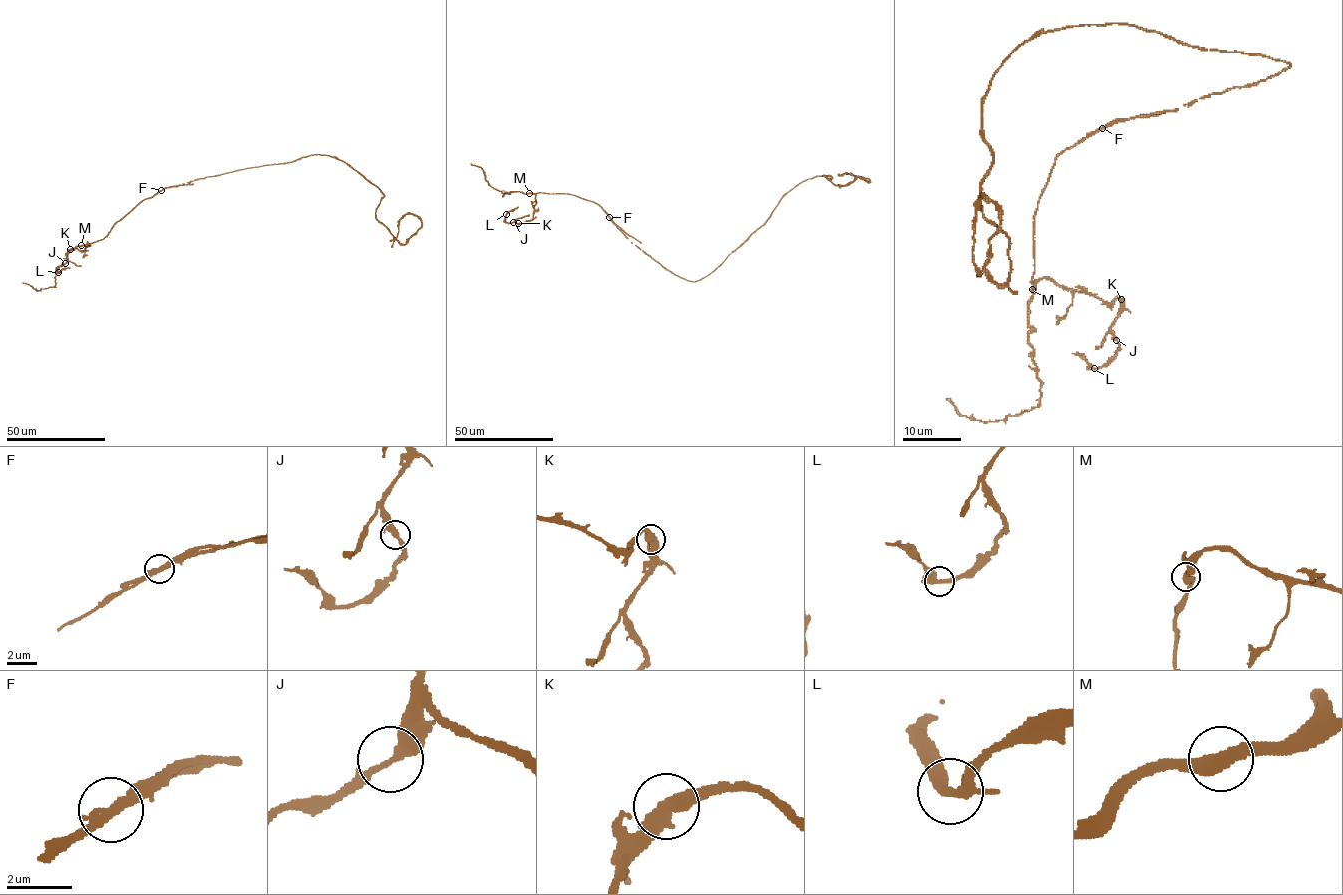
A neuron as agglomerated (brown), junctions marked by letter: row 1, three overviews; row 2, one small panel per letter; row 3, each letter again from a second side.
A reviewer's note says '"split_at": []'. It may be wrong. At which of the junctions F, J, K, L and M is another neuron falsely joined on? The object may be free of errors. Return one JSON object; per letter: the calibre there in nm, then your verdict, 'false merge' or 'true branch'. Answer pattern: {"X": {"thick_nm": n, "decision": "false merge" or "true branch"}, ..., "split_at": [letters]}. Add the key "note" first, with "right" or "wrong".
{"note": "wrong", "F": {"thick_nm": 320, "decision": "false merge"}, "J": {"thick_nm": 320, "decision": "true branch"}, "K": {"thick_nm": 480, "decision": "true branch"}, "L": {"thick_nm": 320, "decision": "true branch"}, "M": {"thick_nm": 400, "decision": "true branch"}, "split_at": ["F"]}

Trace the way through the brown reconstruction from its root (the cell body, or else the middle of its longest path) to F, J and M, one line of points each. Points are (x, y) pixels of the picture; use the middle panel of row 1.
F: (702, 278), (689, 281), (666, 270), (640, 249), (640, 243), (609, 217)
J: (702, 278), (689, 281), (666, 270), (600, 206), (575, 195), (537, 193), (532, 218), (514, 222)
M: (702, 278), (689, 281), (665, 269), (639, 248), (637, 240), (625, 233), (591, 201), (568, 194), (529, 193)

